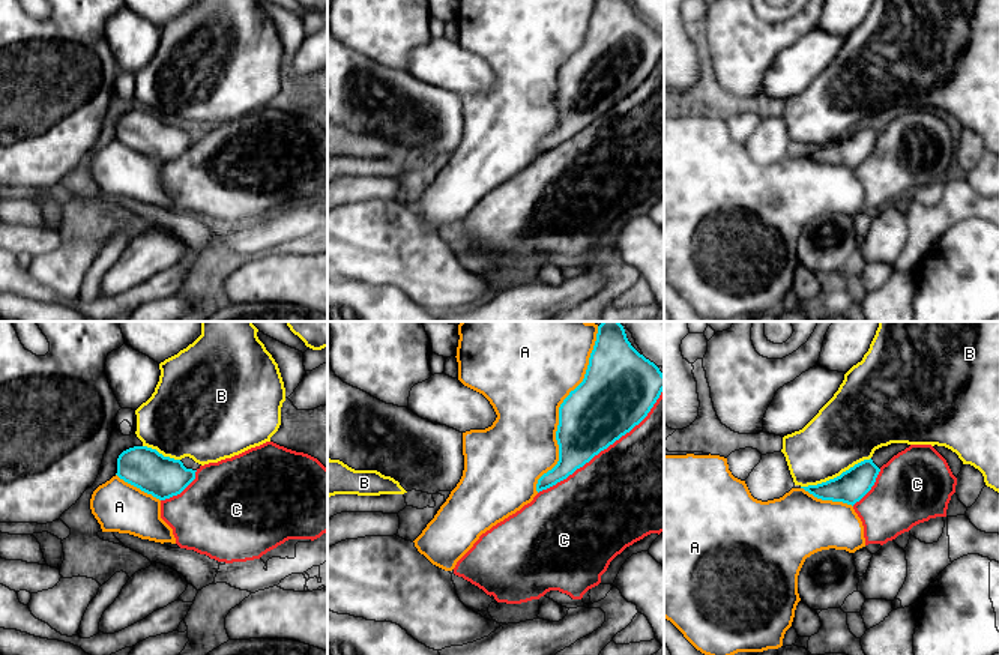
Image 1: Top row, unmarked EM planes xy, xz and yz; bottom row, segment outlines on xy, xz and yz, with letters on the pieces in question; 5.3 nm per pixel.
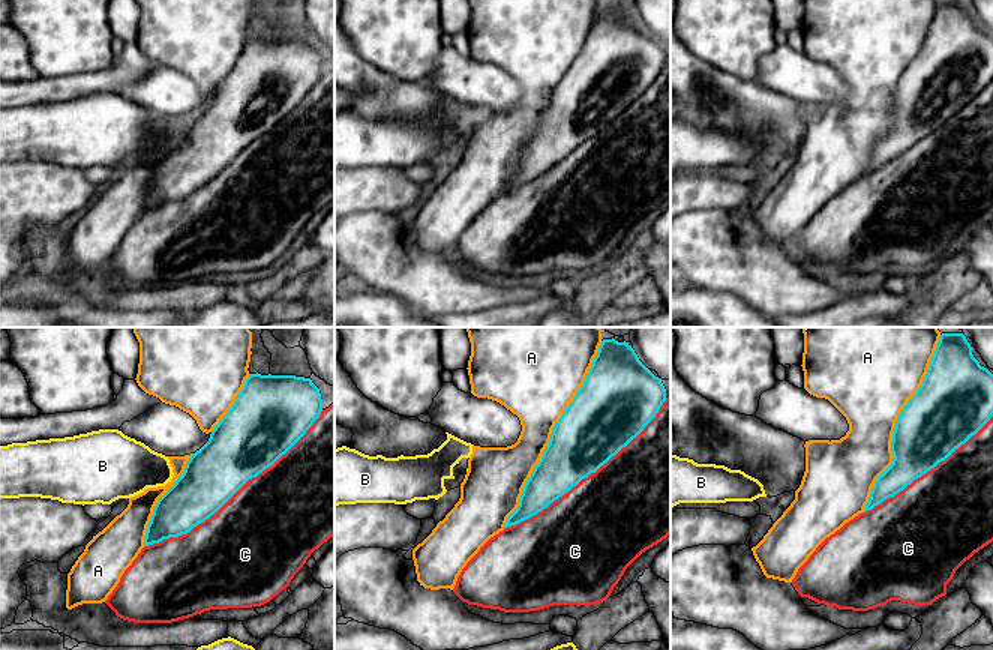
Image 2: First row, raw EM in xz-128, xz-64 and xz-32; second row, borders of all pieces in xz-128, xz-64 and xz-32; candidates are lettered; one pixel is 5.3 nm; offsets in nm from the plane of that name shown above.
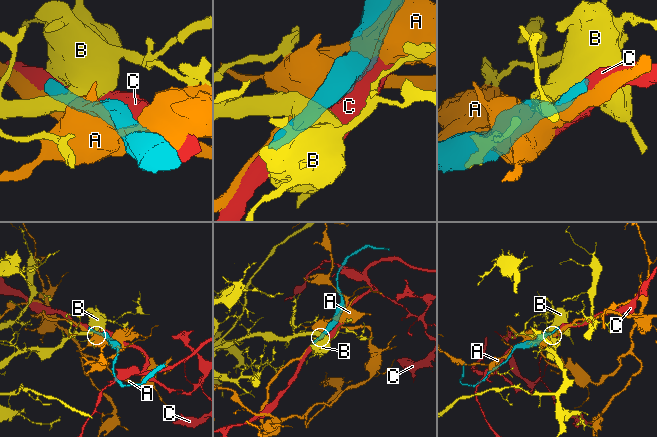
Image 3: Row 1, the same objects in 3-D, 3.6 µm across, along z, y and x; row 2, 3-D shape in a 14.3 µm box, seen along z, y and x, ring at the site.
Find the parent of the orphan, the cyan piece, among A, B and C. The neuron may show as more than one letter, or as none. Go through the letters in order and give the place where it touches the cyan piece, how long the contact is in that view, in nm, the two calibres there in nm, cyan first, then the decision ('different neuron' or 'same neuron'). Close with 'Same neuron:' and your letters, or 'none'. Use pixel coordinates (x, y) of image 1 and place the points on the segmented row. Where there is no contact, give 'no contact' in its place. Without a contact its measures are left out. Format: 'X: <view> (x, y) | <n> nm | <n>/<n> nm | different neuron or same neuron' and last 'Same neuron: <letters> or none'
A: xz (559, 410) | 950 nm | 360/460 nm | different neuron
B: yz (837, 476) | 400 nm | 170/360 nm | different neuron
C: xz (606, 448) | 900 nm | 380/500 nm | same neuron
Same neuron: C

